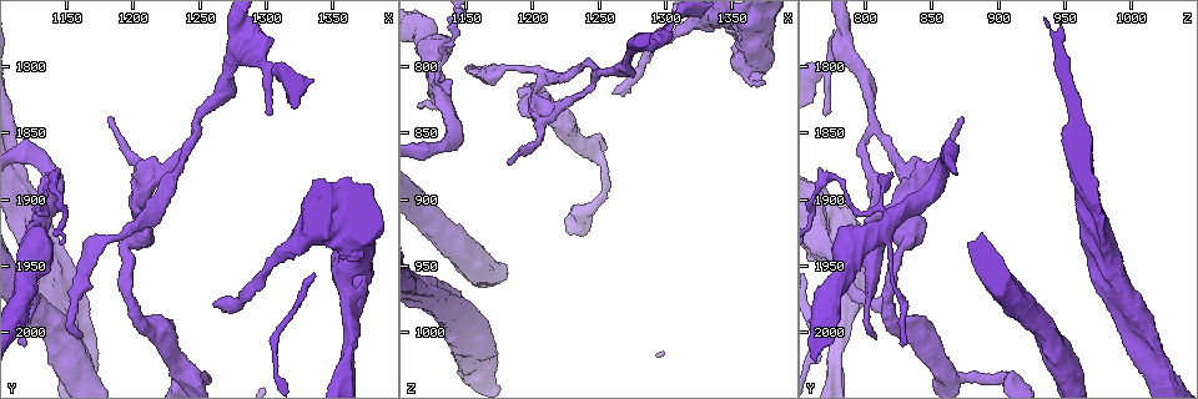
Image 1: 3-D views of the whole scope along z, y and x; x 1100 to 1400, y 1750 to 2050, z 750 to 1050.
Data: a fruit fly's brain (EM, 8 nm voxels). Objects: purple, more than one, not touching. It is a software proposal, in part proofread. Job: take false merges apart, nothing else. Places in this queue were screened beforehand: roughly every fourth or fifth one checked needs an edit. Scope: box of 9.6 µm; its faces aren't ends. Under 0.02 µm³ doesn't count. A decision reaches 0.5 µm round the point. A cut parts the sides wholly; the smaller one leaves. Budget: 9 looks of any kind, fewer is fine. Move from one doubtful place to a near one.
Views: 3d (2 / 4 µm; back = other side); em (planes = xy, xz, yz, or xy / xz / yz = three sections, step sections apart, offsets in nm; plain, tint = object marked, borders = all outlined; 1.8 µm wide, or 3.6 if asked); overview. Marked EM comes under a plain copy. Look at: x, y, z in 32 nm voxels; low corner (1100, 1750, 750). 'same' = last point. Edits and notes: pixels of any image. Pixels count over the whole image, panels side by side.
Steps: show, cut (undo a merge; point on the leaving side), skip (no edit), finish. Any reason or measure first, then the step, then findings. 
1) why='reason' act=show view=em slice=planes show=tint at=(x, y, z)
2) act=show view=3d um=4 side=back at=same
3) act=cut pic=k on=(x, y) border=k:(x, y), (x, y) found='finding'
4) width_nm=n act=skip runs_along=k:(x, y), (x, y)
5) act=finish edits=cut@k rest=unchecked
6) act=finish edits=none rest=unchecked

why='abrupt turn' act=show view=em um=3.6 slice=yz step=4 show=tint at=(1360, 1948, 792)

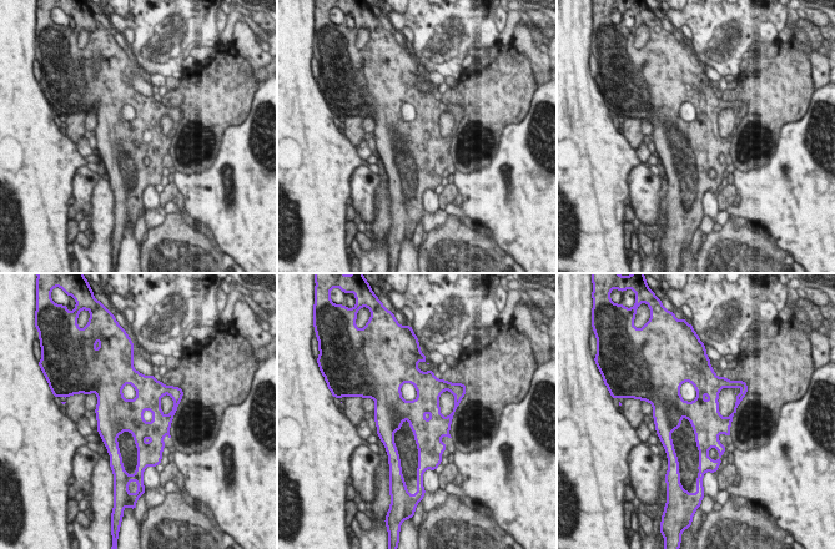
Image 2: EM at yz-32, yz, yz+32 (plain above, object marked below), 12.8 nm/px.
why='another direction' act=show view=em um=3.6 slice=planes show=tint at=same

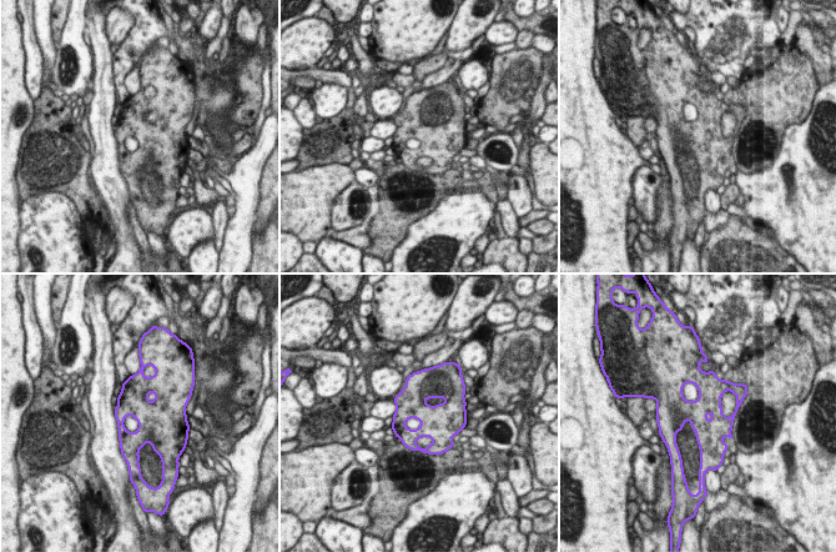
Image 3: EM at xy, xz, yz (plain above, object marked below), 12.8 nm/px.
act=skip found='one neuron here'

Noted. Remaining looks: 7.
why='sudden change in width' act=show view=em slice=xz step=4 show=tint at=(1294, 1968, 788)

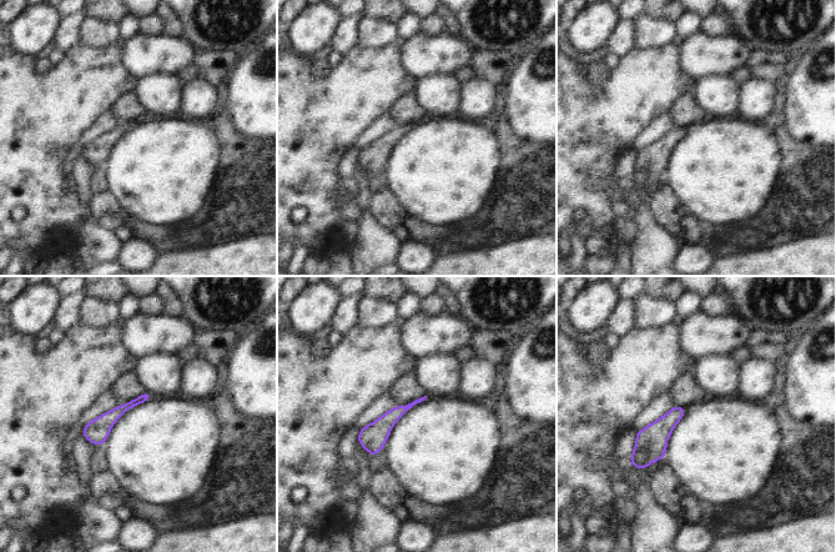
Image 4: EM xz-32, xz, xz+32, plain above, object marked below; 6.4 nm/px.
act=skip runs_along=4:(144, 397), (85, 432) found='one neuron here'

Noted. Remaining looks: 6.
why='narrows sharply' act=show view=3d um=4 at=(1184, 1930, 800)

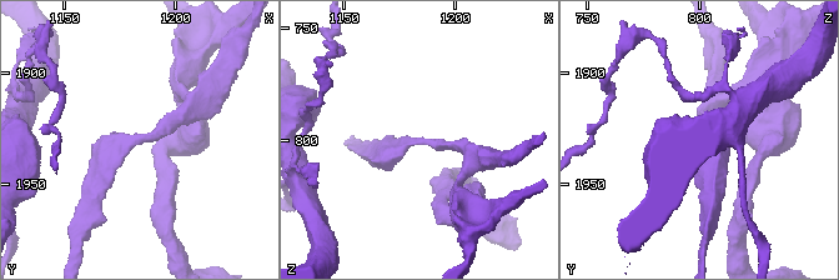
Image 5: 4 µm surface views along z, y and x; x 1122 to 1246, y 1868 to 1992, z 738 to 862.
arm_widths_nm=240,260 act=show view=em slice=planes show=tint at=(1186, 1929, 800)

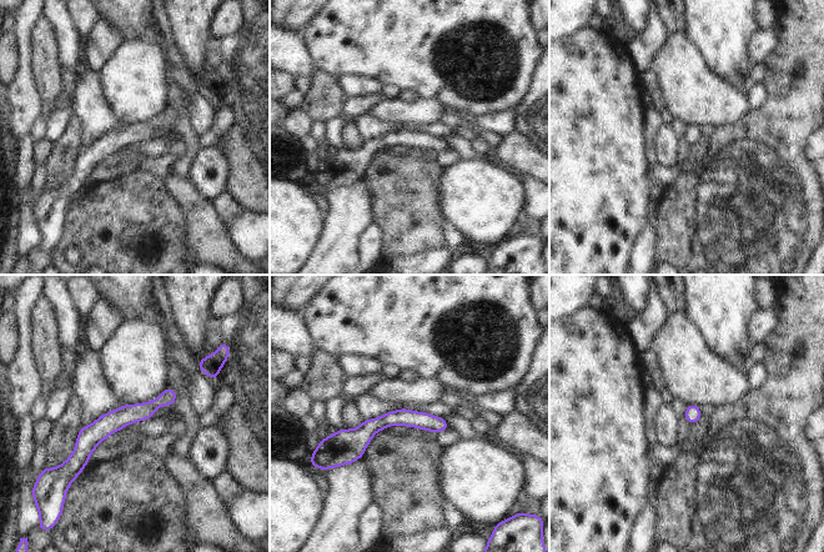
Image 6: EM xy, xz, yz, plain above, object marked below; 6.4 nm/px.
act=skip runs_along=6:(172, 394), (109, 422), (73, 462) found='continuous, no second neuron'

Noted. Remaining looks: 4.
why='small branch off a trunk' act=show view=3d um=4 at=(1128, 1916, 818)

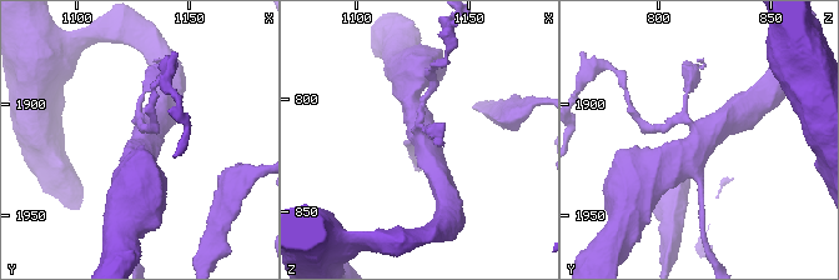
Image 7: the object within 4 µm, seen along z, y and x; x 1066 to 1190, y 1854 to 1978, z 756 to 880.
why='now the EM' act=show view=em slice=planes show=tint at=(1127, 1918, 816)

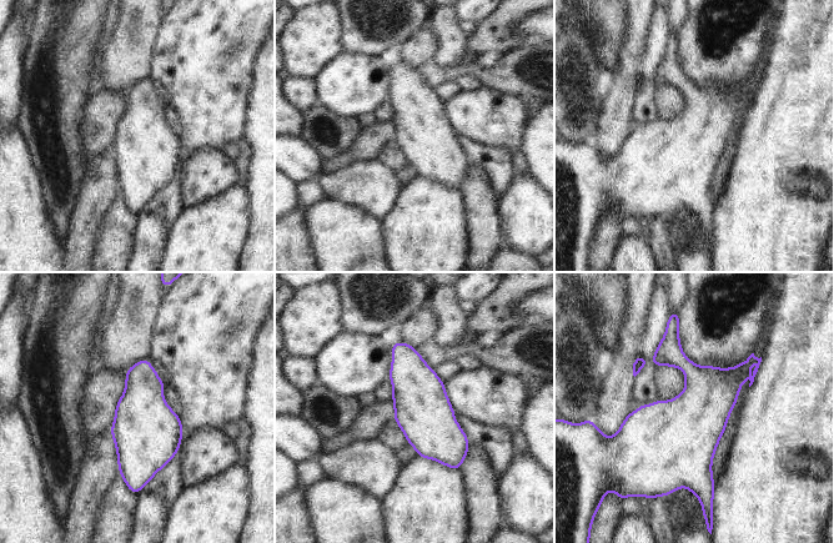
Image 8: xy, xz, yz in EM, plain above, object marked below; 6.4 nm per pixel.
act=skip found='all the same neuron'

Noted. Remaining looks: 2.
act=finish edits=none rest=unchecked

